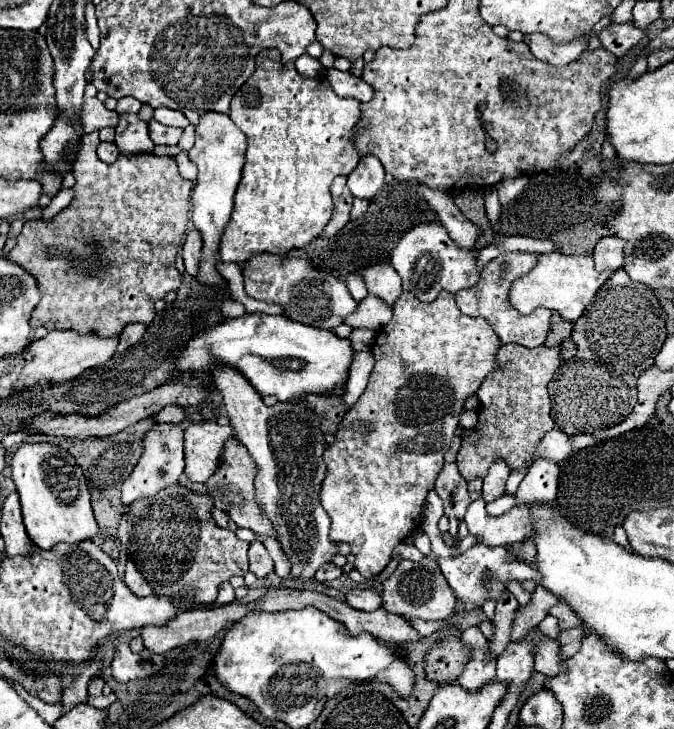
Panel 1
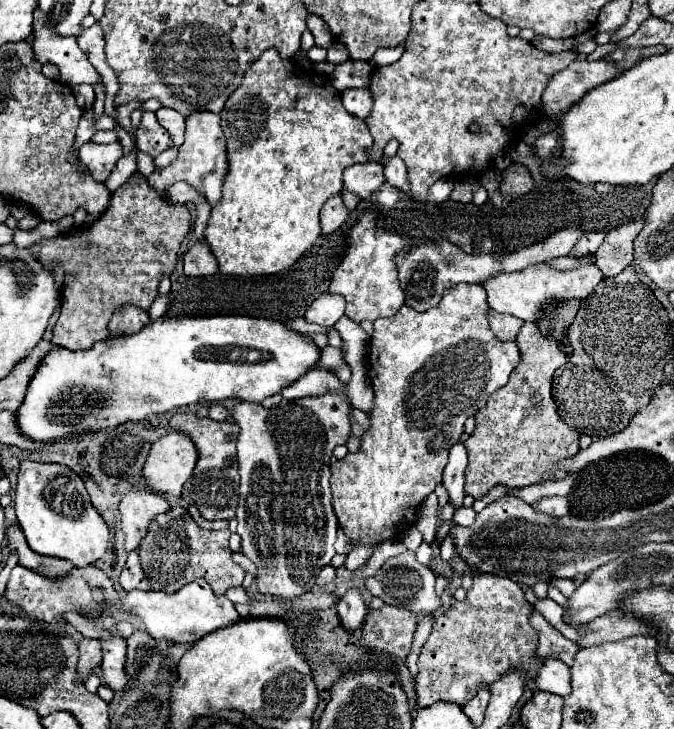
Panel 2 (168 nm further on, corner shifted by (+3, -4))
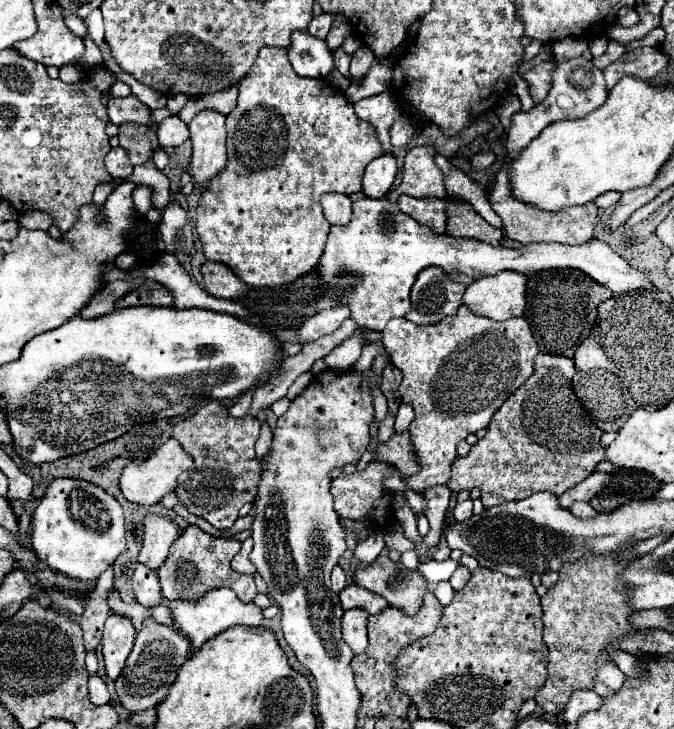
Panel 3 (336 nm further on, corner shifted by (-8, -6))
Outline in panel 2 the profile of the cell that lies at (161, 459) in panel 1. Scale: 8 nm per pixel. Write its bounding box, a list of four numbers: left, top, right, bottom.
[119,484,169,552]

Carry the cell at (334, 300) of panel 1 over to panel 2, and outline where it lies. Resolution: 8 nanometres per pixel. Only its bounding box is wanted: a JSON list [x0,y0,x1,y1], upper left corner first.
[305,294,345,326]

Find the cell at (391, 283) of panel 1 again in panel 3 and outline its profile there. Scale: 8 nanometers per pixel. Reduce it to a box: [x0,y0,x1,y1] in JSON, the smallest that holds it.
[316,198,654,332]

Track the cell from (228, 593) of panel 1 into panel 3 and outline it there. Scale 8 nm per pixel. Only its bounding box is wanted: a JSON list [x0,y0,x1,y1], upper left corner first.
[162,588,264,650]

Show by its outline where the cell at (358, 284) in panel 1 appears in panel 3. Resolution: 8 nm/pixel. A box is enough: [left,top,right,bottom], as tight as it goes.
[324,334,364,368]

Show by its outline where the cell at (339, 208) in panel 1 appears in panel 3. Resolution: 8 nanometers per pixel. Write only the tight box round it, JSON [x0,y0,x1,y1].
[322,194,352,224]

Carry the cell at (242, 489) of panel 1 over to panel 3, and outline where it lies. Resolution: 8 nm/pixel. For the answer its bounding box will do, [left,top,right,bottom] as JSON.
[172,400,260,530]

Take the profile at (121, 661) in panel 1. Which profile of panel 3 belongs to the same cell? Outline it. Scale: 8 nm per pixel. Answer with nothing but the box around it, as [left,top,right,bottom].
[102,614,136,680]

